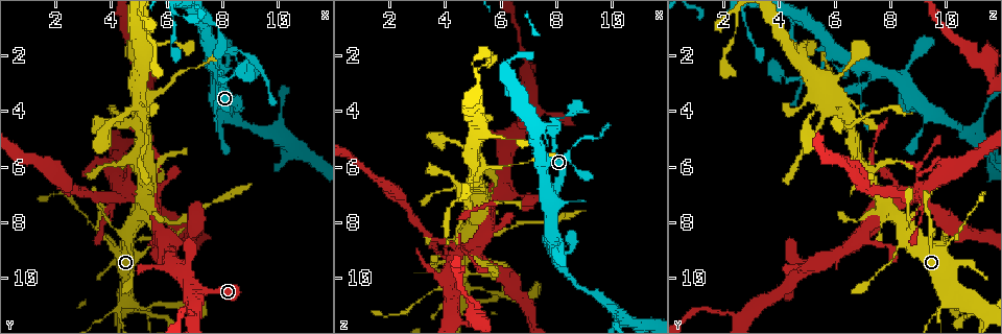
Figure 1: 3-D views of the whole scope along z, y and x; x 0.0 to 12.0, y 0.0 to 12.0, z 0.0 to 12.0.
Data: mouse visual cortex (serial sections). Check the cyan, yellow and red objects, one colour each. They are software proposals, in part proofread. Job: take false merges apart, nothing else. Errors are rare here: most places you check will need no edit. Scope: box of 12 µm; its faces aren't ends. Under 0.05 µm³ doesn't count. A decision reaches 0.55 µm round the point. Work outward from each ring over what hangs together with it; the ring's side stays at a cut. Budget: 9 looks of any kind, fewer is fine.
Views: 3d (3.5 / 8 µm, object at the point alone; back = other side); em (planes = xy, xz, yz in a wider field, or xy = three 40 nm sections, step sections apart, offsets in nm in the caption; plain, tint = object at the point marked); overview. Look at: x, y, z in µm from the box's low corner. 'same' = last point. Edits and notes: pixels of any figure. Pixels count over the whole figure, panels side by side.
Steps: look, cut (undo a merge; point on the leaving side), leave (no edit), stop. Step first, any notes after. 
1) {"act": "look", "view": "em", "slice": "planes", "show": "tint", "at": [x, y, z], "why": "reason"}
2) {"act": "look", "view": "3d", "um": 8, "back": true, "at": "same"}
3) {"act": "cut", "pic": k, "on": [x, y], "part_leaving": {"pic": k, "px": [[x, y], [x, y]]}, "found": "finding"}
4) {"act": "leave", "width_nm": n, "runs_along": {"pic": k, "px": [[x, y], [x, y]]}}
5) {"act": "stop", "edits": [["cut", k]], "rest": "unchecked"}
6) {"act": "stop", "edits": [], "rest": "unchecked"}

{"act": "look", "view": "3d", "um": 8, "at": [6.7, 7.8, 8.0], "why": "sudden change in width"}

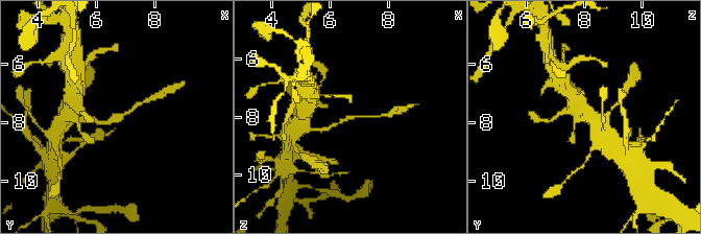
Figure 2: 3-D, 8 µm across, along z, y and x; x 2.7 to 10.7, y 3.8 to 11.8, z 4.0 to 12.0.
{"act": "look", "view": "3d", "um": 3.5, "back": true, "at": [6.7, 7.9, 8.0]}

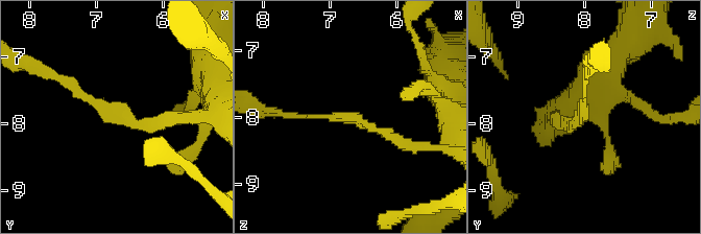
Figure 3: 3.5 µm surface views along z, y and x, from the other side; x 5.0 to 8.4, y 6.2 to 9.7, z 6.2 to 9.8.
{"act": "look", "view": "em", "slice": "planes", "show": "tint", "at": [6.65, 7.85, 8.00], "arm_widths_nm": [100, 200], "why": "now the EM"}

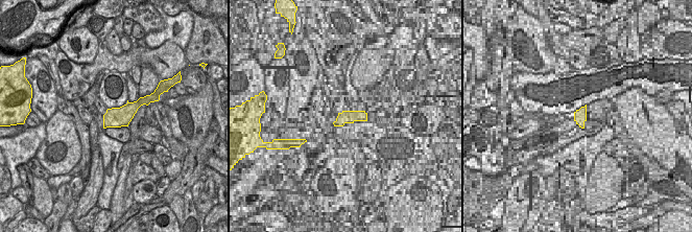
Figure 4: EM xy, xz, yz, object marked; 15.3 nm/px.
{"act": "cut", "pic": 3, "on": [101, 111], "found": "two cells meet here"}

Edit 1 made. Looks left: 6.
{"act": "look", "view": "3d", "um": 3.5, "at": [4.2, 11.2, 9.6], "why": "sudden change in width"}

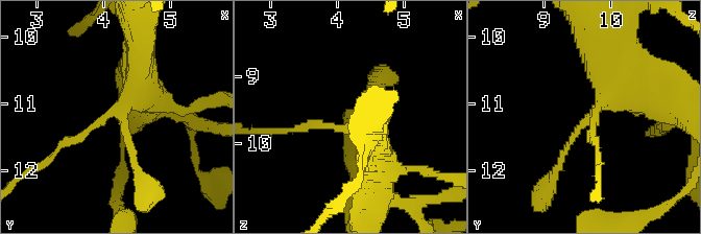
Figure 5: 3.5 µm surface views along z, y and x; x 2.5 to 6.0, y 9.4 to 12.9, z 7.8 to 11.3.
{"act": "look", "view": "em", "slice": "xy", "step": 2, "show": "tint", "at": [4.30, 11.25, 9.60], "arms": 3, "arm_widths_nm": [100, 150, 500], "why": "shape alone is not enough"}

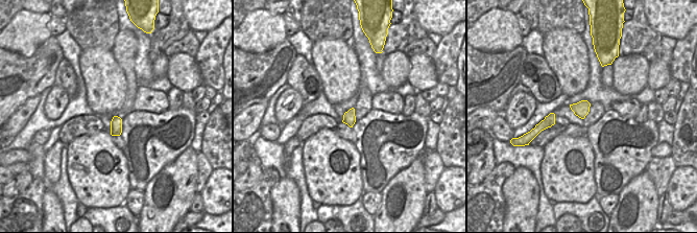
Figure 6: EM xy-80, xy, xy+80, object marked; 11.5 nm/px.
{"act": "leave", "runs_along": {"pic": 5, "px": [[611, 66], [620, 78], [553, 168]]}, "found": "all the same cell"}

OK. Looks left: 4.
{"act": "look", "view": "3d", "um": 3.5, "at": [4.0, 8.7, 10.2], "why": "thick turns thin"}

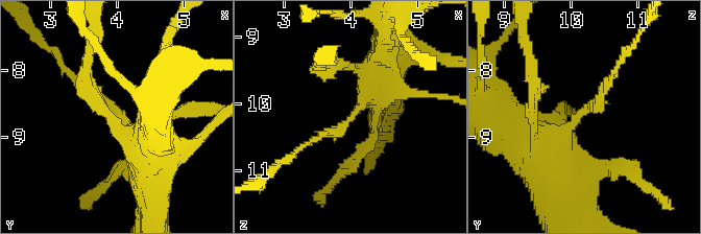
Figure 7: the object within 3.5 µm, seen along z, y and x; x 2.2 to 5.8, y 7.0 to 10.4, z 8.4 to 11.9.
{"act": "look", "view": "em", "slice": "xy", "step": 1, "show": "tint", "at": [4.10, 8.65, 10.15], "arm_widths_nm": [150, 400], "why": "shape alone is not enough"}

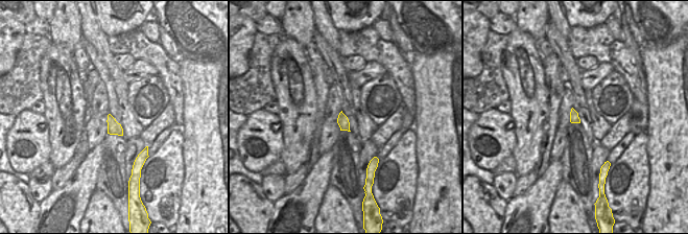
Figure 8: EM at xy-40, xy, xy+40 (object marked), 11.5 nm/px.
{"act": "leave", "width_nm": 130, "runs_along": {"pic": 7, "px": [[152, 162], [123, 117], [69, 75]]}, "found": "continuous, no second cell"}

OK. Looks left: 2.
{"act": "look", "view": "em", "slice": "xy", "step": 1, "show": "tint", "at": [4.6, 6.8, 9.1]}

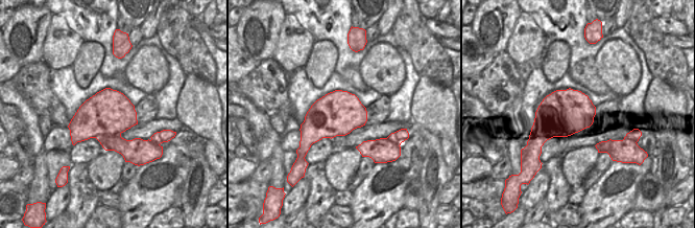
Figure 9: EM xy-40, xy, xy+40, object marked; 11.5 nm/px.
{"act": "look", "view": "3d", "um": 3.5, "back": true, "at": "same", "why": "see where the arms go"}

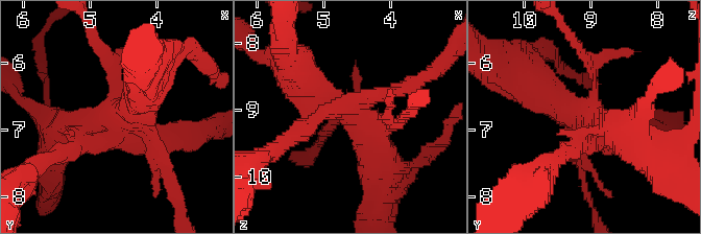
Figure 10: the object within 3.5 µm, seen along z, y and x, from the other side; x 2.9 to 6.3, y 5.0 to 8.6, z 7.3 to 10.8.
{"act": "cut", "pic": 10, "on": [280, 139], "width_nm": 500, "border": {"pic": 9, "px": [[120, 133], [95, 137]]}, "found": "a second cell is stuck on"}

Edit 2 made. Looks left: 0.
{"act": "stop", "edits": [["cut", 3], ["cut", 10]], "rest": "unchecked"}

